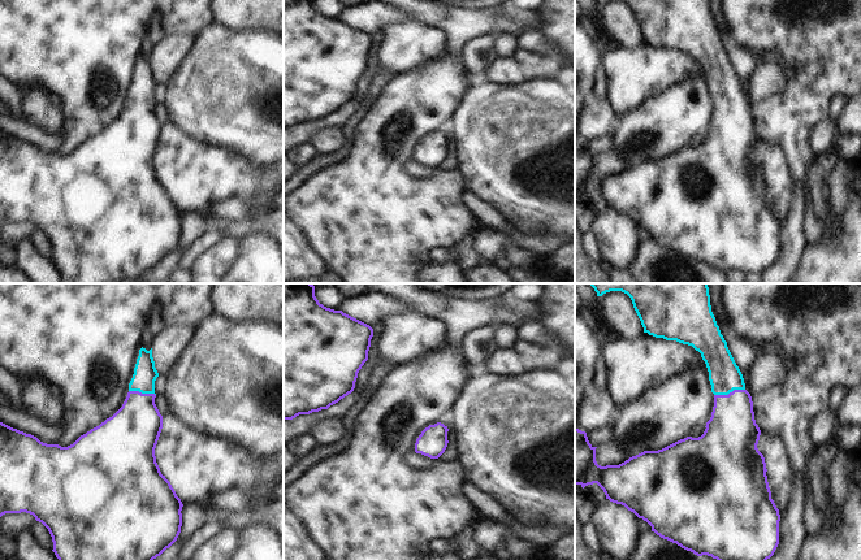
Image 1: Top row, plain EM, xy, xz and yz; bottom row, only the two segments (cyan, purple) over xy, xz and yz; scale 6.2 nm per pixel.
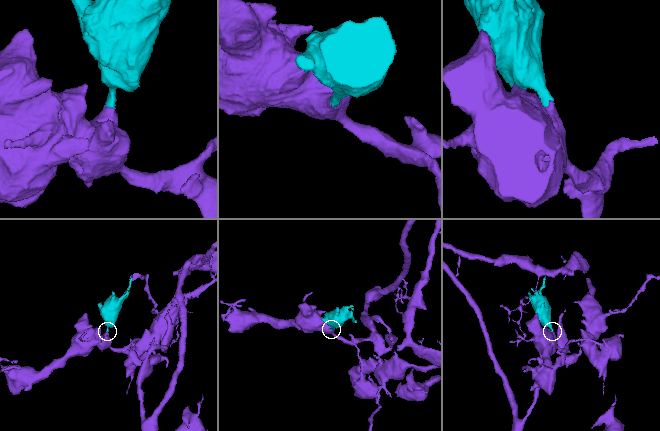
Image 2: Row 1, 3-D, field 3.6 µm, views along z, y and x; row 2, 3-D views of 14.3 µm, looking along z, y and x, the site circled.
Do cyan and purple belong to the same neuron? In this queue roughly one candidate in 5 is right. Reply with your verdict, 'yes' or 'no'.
yes

